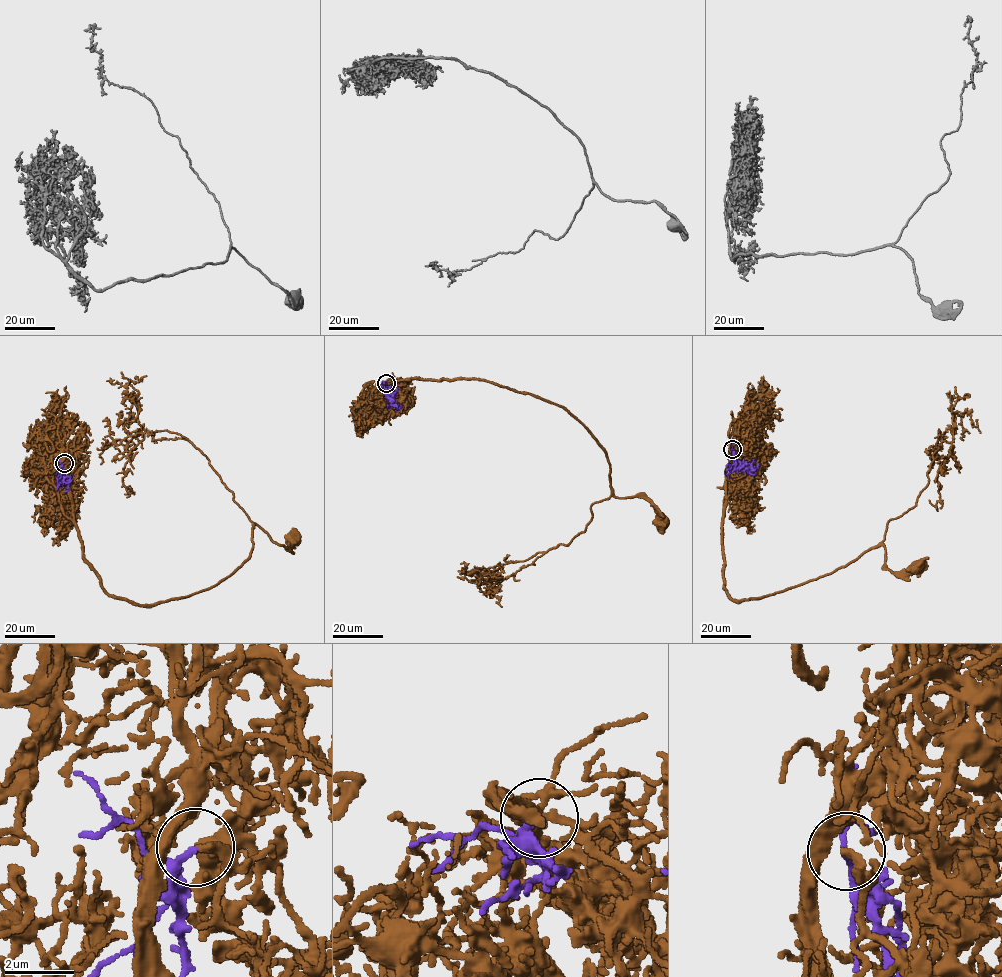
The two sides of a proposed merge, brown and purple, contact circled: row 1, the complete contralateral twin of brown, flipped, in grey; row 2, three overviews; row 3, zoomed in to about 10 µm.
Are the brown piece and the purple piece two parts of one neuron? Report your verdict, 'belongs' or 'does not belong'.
belongs

